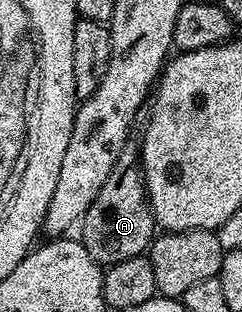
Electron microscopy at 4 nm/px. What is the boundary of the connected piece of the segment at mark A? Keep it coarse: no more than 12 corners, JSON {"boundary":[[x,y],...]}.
{"boundary":[[130,138],[78,236],[101,266],[145,255],[157,232]]}

